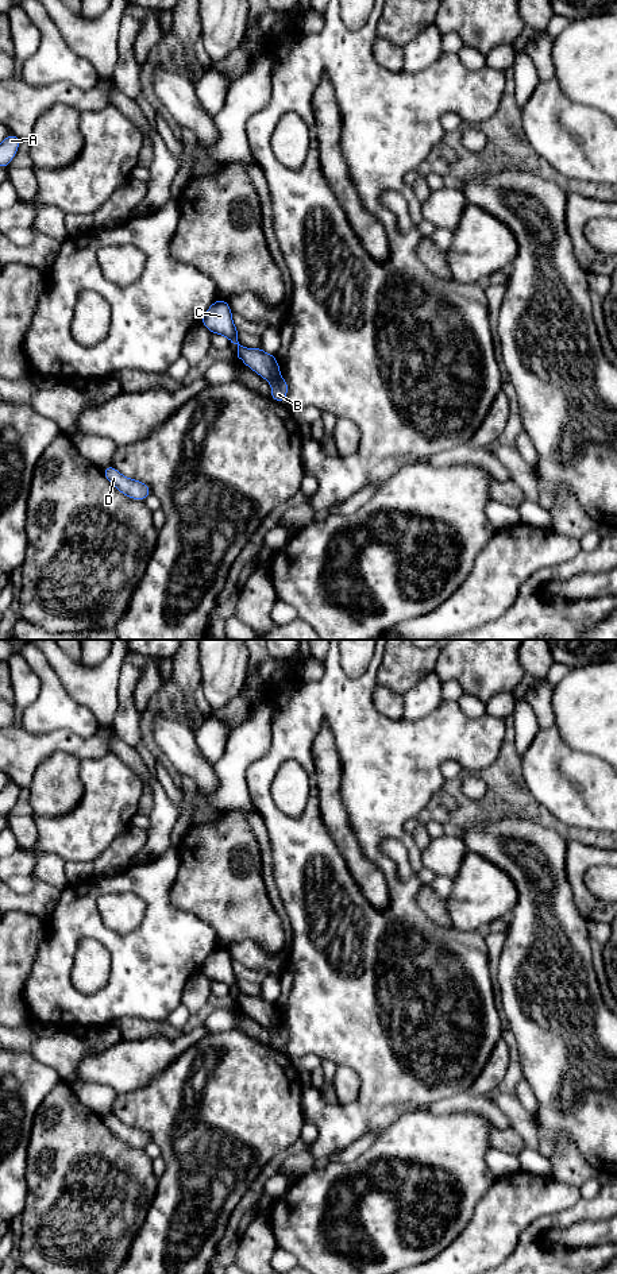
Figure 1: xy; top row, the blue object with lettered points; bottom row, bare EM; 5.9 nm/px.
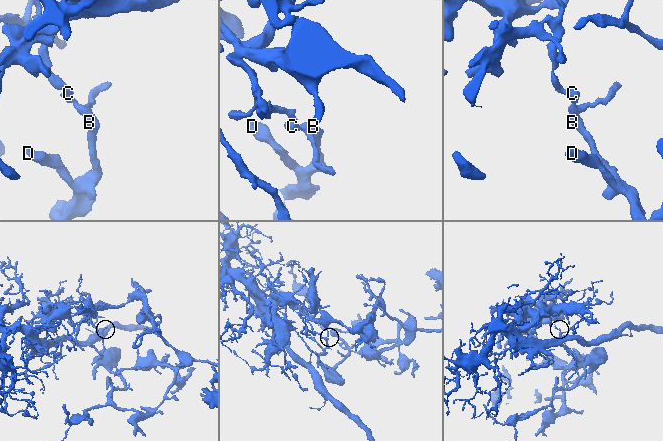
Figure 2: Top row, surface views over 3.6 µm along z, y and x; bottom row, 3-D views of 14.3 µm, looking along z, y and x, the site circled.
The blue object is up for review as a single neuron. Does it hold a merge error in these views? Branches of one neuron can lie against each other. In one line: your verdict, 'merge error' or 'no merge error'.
merge error

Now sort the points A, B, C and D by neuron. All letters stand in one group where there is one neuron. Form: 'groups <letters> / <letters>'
groups A C / B D

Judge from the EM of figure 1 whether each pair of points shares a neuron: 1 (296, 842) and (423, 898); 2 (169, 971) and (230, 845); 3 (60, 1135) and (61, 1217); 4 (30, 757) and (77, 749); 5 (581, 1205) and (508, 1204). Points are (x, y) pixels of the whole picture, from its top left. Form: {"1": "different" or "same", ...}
{"1": "different", "2": "different", "3": "same", "4": "same", "5": "different"}

